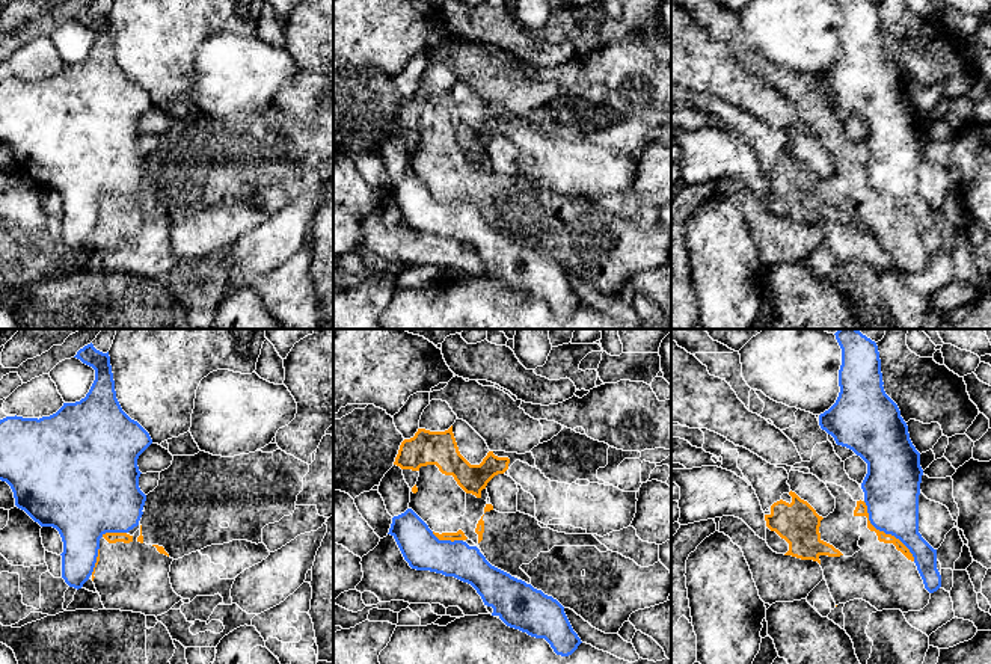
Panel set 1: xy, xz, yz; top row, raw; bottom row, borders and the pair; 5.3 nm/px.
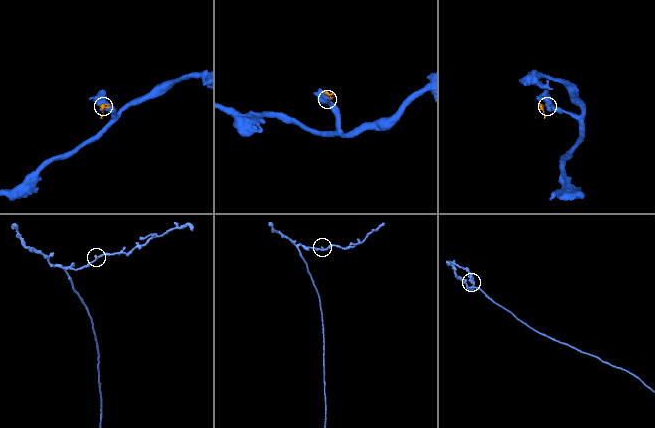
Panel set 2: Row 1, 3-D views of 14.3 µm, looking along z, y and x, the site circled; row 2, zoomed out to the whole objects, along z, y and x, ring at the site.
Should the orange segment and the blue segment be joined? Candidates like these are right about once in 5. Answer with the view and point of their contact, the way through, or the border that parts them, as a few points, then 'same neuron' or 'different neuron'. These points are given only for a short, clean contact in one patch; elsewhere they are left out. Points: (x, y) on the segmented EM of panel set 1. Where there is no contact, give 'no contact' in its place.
yz (883, 531) | different neuron

